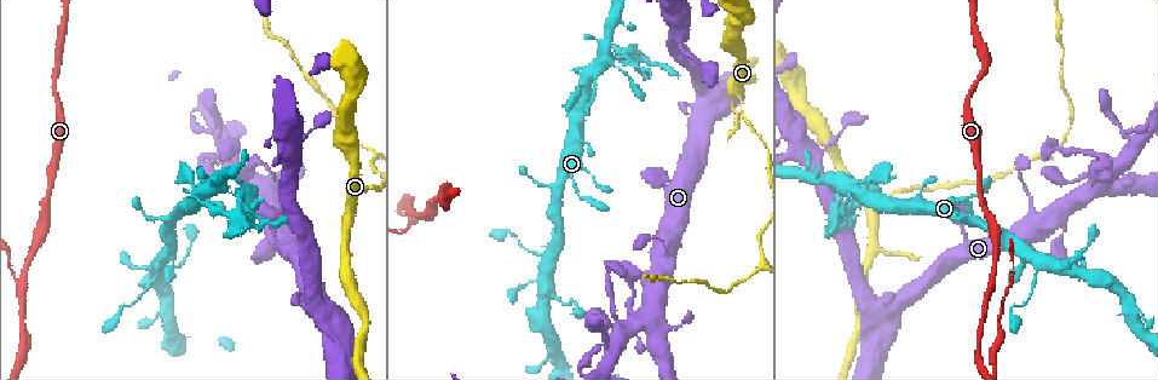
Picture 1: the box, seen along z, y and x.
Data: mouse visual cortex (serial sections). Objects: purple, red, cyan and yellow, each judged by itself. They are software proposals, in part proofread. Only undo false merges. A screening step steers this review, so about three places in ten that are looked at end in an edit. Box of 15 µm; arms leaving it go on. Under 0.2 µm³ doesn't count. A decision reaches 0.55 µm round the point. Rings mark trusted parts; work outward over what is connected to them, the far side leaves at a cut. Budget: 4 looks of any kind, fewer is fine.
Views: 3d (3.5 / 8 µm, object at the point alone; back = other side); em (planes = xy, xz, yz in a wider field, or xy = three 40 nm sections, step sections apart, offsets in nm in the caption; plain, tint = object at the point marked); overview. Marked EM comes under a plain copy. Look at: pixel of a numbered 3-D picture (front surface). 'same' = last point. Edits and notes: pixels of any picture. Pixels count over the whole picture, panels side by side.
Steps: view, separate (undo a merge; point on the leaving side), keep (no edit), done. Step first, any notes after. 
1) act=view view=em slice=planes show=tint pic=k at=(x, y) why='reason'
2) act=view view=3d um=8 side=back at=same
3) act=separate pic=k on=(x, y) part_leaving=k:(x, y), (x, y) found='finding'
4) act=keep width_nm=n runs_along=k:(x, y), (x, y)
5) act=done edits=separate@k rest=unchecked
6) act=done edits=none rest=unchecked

act=view view=3d um=8 pic=1 at=(632, 313) why='abrupt turn'

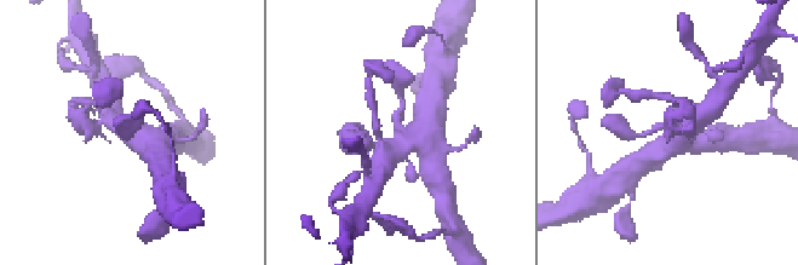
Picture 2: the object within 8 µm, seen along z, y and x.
act=view view=em slice=xy step=3 show=tint pic=2 at=(405, 131)

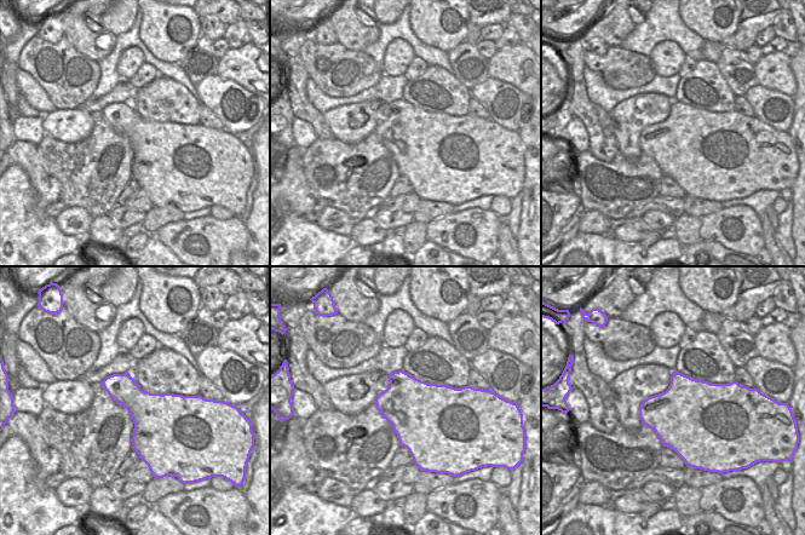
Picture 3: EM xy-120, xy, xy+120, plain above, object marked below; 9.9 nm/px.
act=keep width_nm=650 runs_along=2:(431, 110), (423, 131), (391, 155) found='one cell here'

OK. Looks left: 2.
act=view view=3d um=3.5 pic=1 at=(836, 189) why='three arms meet'

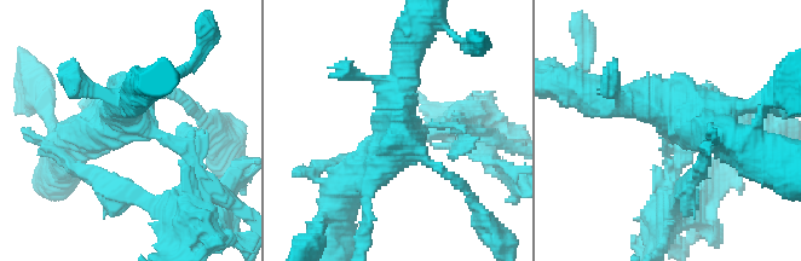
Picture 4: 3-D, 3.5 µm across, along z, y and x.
act=separate pic=4 on=(453, 114) part_leaving=4:(434, 126), (465, 141), (465, 120) found='a second cell is stuck on'

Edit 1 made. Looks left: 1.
act=done edits=separate@4 rest=unchecked

